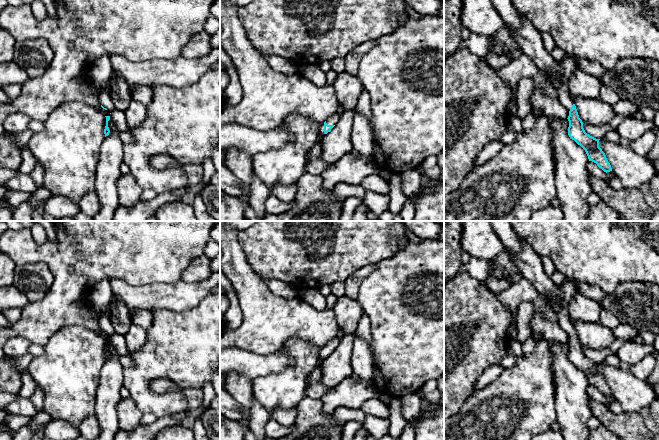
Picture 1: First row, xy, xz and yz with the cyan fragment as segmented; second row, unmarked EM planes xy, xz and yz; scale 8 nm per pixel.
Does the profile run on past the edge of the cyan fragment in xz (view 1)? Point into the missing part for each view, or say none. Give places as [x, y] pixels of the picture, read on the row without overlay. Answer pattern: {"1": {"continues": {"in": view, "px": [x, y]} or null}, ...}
{"1": {"continues": {"in": "xz", "px": [332, 344]}}}

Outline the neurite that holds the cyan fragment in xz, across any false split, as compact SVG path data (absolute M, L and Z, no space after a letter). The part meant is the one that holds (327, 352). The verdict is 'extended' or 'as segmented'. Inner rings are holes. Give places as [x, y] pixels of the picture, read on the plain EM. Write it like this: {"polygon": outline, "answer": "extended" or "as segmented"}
{"polygon": "M335 338L331 341L328 341L326 345L320 348L320 358L324 359L331 355L331 353L335 350L335 348L339 344L339 339Z", "answer": "extended"}

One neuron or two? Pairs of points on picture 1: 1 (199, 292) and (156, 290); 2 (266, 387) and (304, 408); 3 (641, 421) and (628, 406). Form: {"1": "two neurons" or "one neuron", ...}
{"1": "one neuron", "2": "two neurons", "3": "two neurons"}

